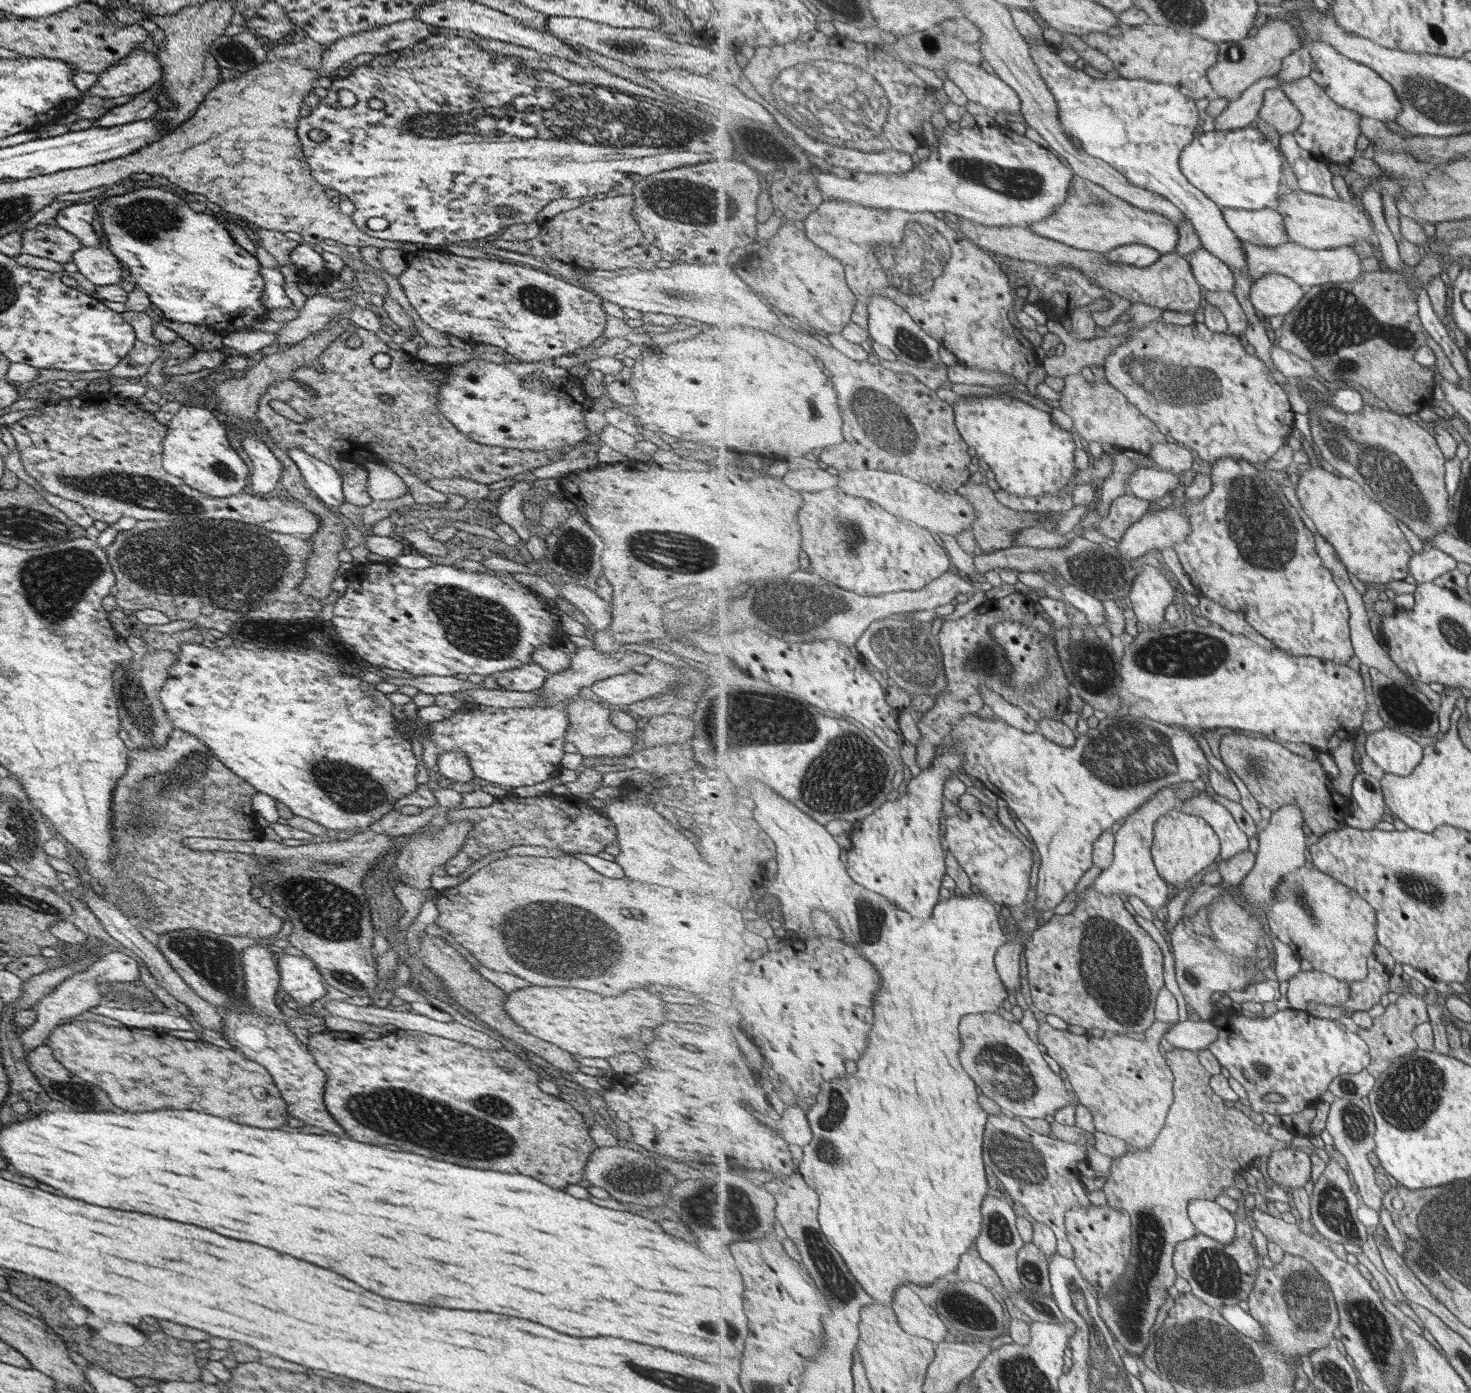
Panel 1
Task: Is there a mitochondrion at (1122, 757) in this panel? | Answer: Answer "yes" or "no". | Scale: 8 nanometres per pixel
yes

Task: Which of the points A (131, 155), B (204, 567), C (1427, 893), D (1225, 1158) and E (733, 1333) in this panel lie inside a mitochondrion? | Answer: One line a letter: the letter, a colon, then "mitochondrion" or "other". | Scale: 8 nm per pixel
A: other
B: mitochondrion
C: mitochondrion
D: other
E: mitochondrion

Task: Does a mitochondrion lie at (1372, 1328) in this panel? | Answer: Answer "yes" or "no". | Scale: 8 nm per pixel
yes

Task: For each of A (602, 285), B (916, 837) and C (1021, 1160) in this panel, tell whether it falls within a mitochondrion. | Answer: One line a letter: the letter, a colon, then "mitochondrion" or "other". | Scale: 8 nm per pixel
A: other
B: other
C: mitochondrion

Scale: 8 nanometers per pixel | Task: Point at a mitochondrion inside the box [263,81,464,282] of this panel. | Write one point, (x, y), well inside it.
(426, 125)

